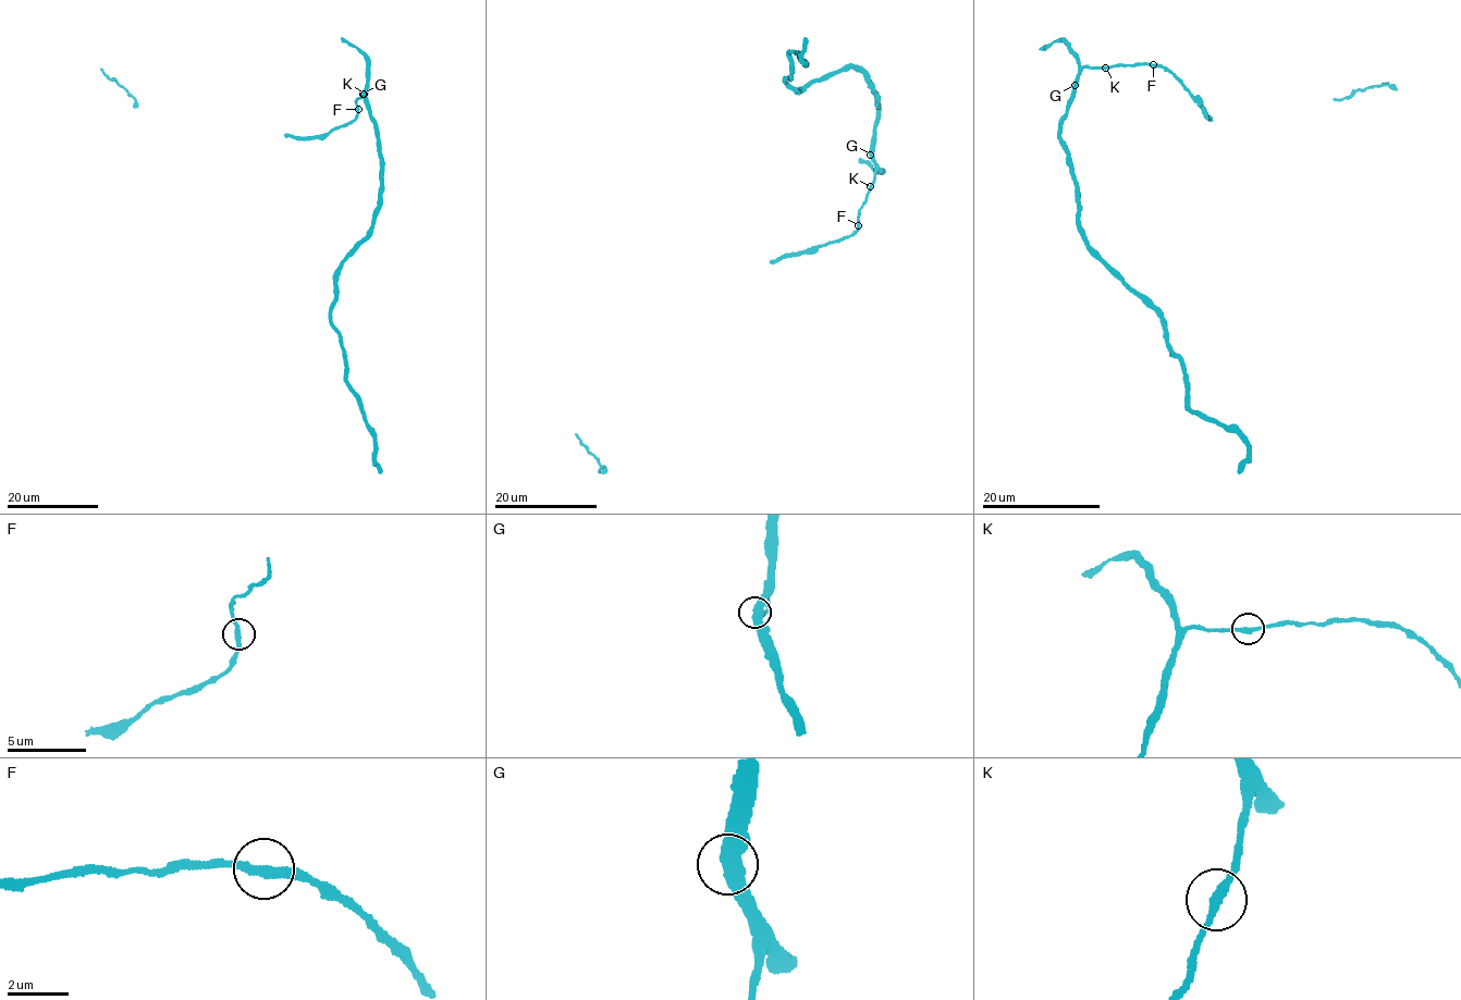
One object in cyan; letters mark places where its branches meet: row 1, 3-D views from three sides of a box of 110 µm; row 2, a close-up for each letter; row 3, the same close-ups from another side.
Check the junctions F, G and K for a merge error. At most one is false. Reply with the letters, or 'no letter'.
F

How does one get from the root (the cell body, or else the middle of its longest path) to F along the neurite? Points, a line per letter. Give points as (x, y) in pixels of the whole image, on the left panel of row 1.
F: (365, 93), (366, 85), (367, 94), (356, 99), (358, 109)

